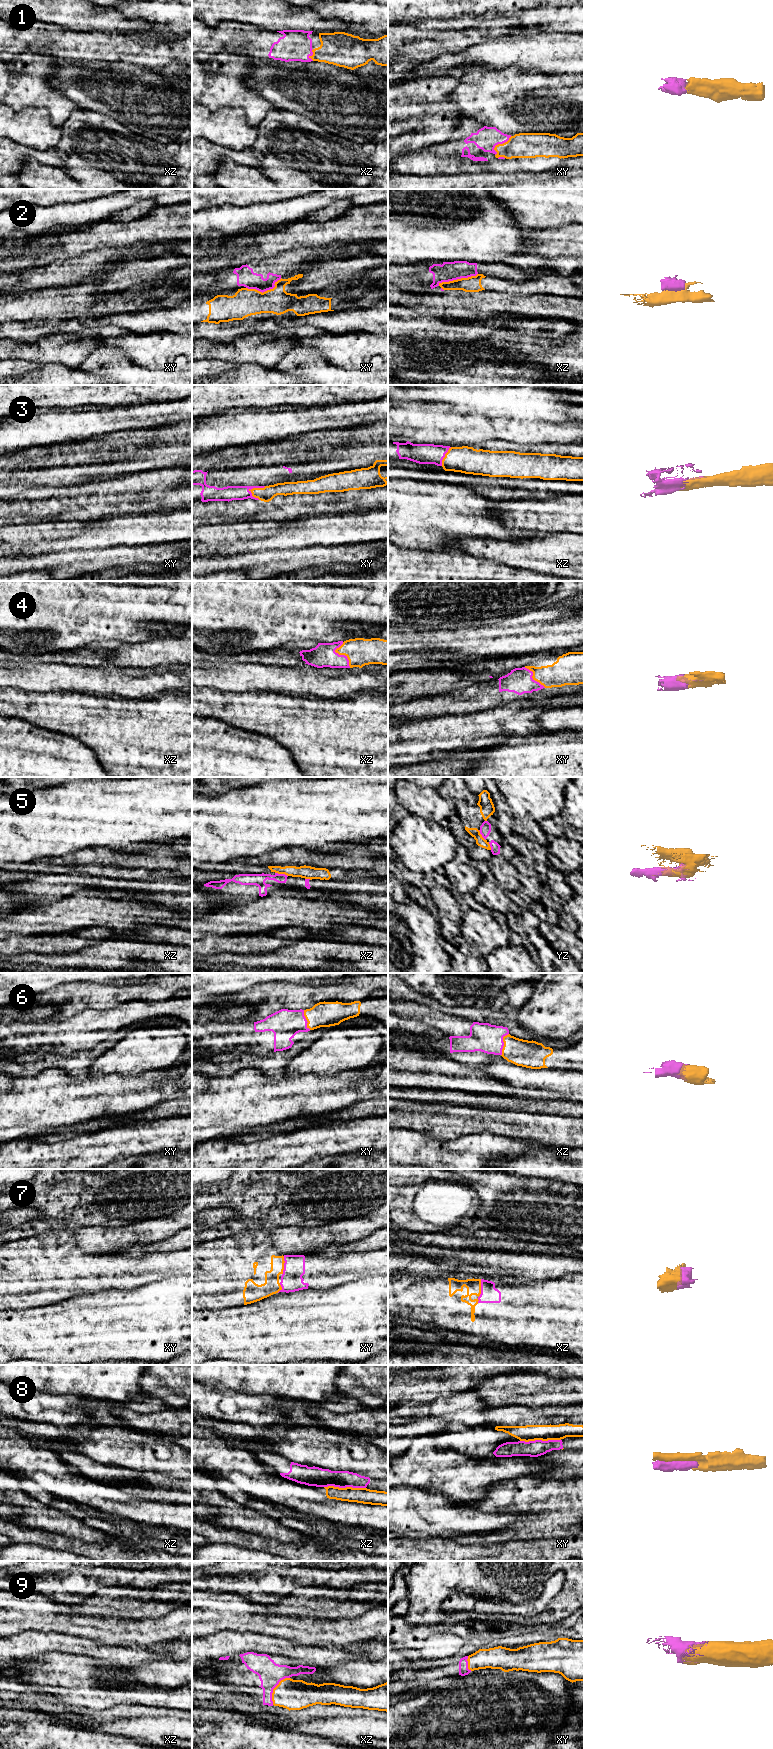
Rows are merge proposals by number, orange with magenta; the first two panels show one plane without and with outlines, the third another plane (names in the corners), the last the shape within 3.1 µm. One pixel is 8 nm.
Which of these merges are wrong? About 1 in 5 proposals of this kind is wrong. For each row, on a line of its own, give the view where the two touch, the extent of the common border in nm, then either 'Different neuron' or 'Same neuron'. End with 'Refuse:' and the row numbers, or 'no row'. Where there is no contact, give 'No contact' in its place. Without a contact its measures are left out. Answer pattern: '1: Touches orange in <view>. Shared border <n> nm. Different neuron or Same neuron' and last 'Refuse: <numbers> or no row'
1: Touches orange in xy. Shared border 200 nm. Same neuron
2: Touches orange in xz. Shared border 340 nm. Different neuron
3: Touches orange in xy. Shared border 150 nm. Same neuron
4: Touches orange in xz. Shared border 220 nm. Same neuron
5: Touches orange in xz. Shared border 110 nm. Different neuron
6: Touches orange in xz. Shared border 190 nm. Same neuron
7: Touches orange in xz. Shared border 190 nm. Same neuron
8: Touches orange in xz. Shared border 340 nm. Same neuron
9: Touches orange in xz. Shared border 260 nm. Same neuron
Refuse: 2, 5

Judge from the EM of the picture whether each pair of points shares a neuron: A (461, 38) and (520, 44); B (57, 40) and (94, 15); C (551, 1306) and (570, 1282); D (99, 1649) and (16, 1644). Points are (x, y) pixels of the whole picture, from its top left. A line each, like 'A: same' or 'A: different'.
A: different
B: different
C: same
D: same

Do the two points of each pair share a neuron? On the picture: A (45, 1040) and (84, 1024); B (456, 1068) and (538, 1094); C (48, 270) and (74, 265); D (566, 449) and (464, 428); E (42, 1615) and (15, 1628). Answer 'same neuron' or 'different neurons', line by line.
A: same neuron
B: same neuron
C: same neuron
D: different neurons
E: different neurons

